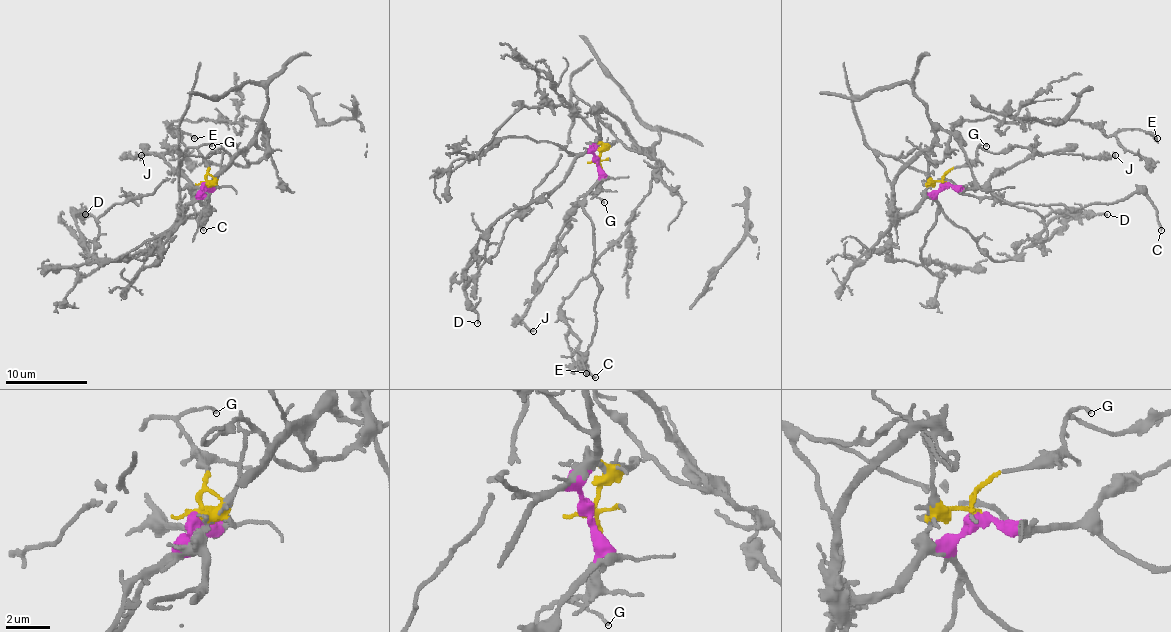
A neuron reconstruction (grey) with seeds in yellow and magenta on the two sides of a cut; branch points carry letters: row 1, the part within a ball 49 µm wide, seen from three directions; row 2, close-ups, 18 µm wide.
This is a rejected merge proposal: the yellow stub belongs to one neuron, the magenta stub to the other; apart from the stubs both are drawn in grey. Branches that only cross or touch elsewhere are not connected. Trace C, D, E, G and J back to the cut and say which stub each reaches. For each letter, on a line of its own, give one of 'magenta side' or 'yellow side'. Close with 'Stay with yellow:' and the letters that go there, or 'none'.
C: magenta side
D: magenta side
E: yellow side
G: yellow side
J: yellow side
Stay with yellow: E, G, J

